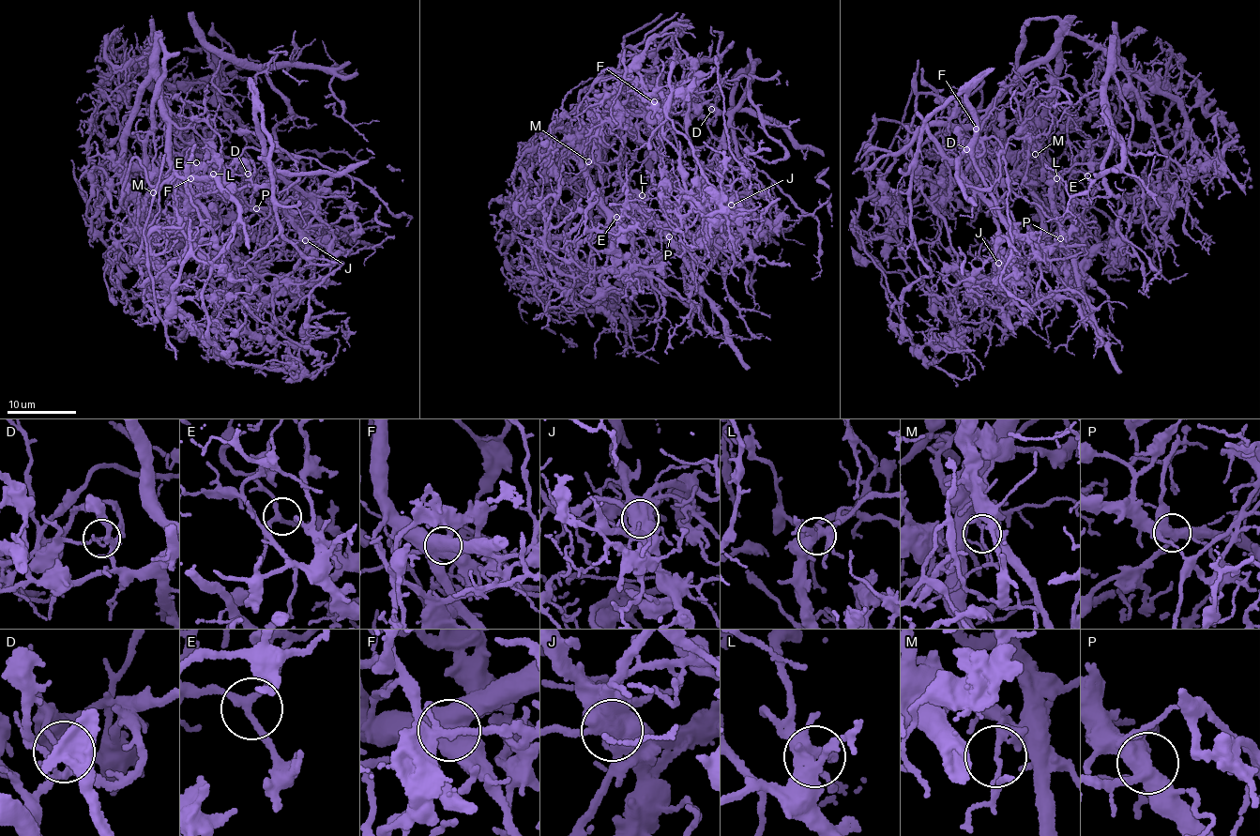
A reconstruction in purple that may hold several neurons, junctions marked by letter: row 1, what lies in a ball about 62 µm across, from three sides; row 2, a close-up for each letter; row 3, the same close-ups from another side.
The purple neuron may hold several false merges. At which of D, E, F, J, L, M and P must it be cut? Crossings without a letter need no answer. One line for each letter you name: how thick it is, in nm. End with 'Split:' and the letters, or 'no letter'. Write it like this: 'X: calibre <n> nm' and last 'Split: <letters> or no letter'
D: calibre 120 nm
F: calibre 600 nm
J: calibre 600 nm
M: calibre 100 nm
P: calibre 480 nm
Split: D, F, J, M, P

